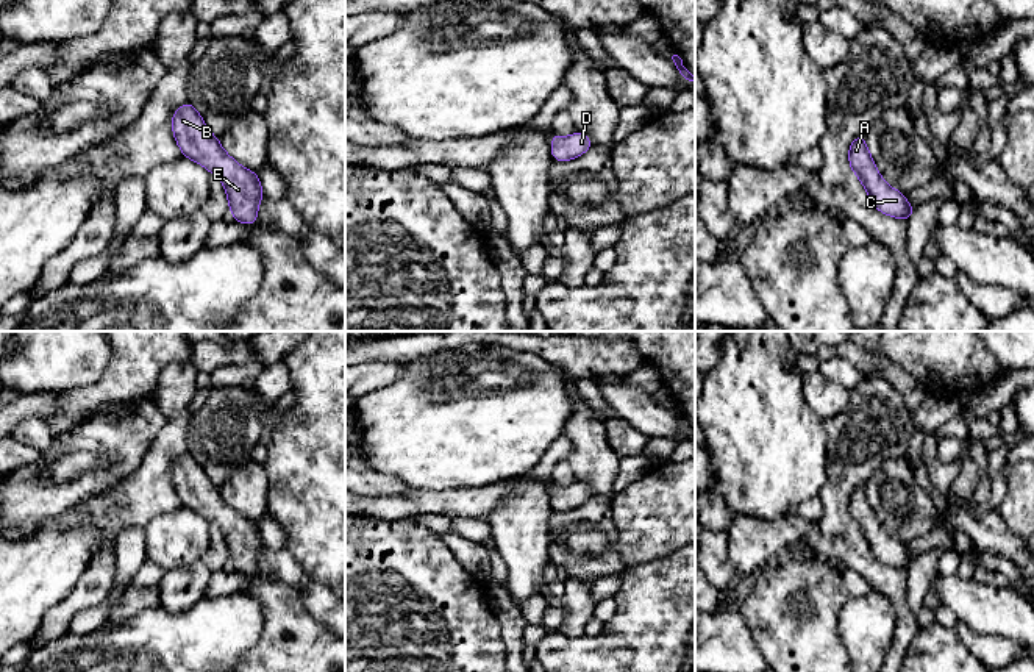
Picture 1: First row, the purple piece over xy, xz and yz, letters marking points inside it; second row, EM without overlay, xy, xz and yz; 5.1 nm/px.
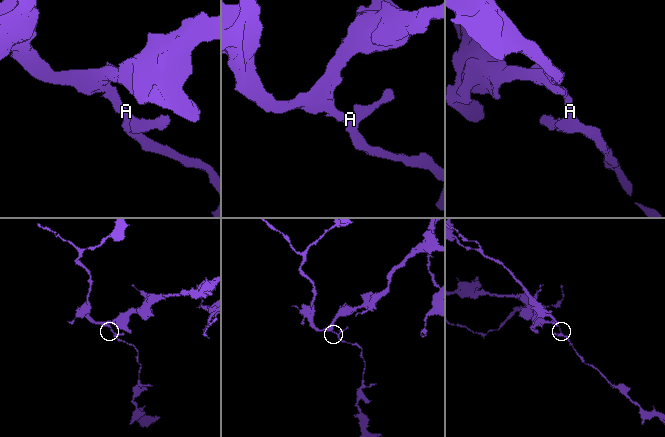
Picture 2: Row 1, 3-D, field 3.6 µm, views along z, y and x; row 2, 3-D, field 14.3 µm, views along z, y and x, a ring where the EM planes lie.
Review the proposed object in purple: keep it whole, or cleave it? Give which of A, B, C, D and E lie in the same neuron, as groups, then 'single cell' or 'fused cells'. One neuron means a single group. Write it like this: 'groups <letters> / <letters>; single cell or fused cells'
groups A B C D E; single cell

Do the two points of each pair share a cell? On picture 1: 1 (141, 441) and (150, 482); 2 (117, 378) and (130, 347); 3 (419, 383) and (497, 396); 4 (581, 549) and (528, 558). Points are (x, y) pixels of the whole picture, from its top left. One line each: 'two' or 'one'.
1: two
2: one
3: one
4: two

